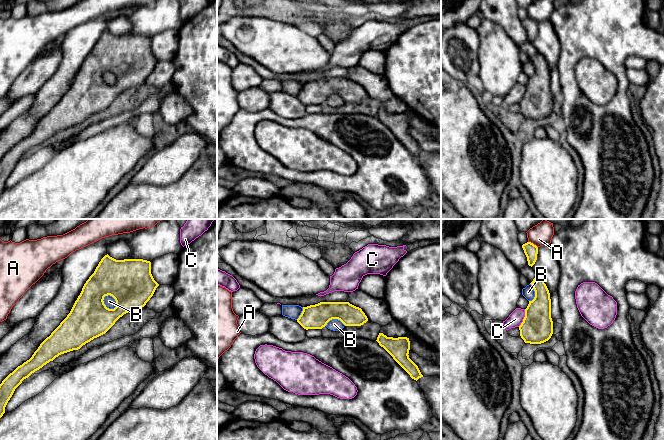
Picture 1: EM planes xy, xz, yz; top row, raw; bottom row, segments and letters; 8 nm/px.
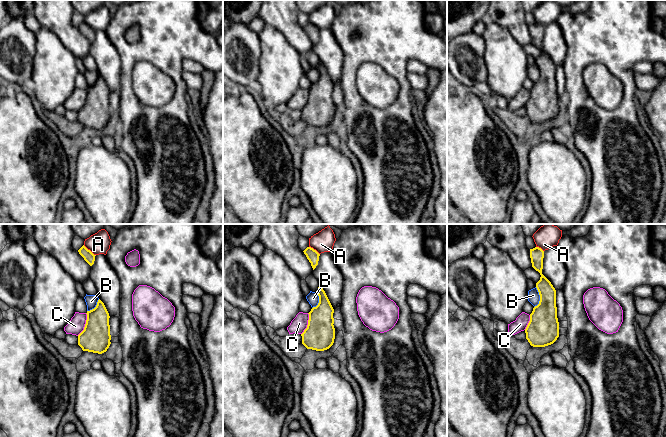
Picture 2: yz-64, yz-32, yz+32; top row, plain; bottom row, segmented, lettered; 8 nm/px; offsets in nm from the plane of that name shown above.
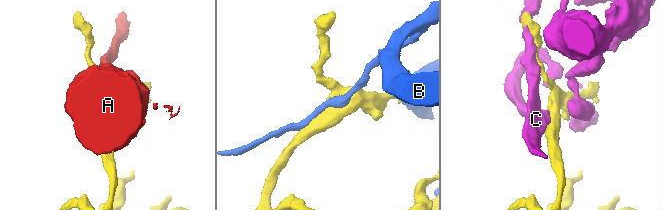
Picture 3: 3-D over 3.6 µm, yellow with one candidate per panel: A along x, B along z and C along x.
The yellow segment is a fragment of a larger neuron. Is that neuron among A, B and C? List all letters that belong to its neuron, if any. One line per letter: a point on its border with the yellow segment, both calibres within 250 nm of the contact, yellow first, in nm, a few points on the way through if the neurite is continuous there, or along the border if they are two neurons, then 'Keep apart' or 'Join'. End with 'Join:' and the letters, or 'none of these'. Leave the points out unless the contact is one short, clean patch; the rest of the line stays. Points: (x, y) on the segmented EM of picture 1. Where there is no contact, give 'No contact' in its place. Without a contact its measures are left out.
A: Touches yellow at yz (532, 243). Thickness 110 nm (yellow) against 180 nm. Boundary: yz (528, 241), (537, 247). Keep apart
B: Touches yellow at xy (104, 304). Thickness 320 nm (yellow) against 90 nm. Join
C: Touches yellow at yz (524, 318). Thickness 260 nm (yellow) against 120 nm. Keep apart
Join: B

